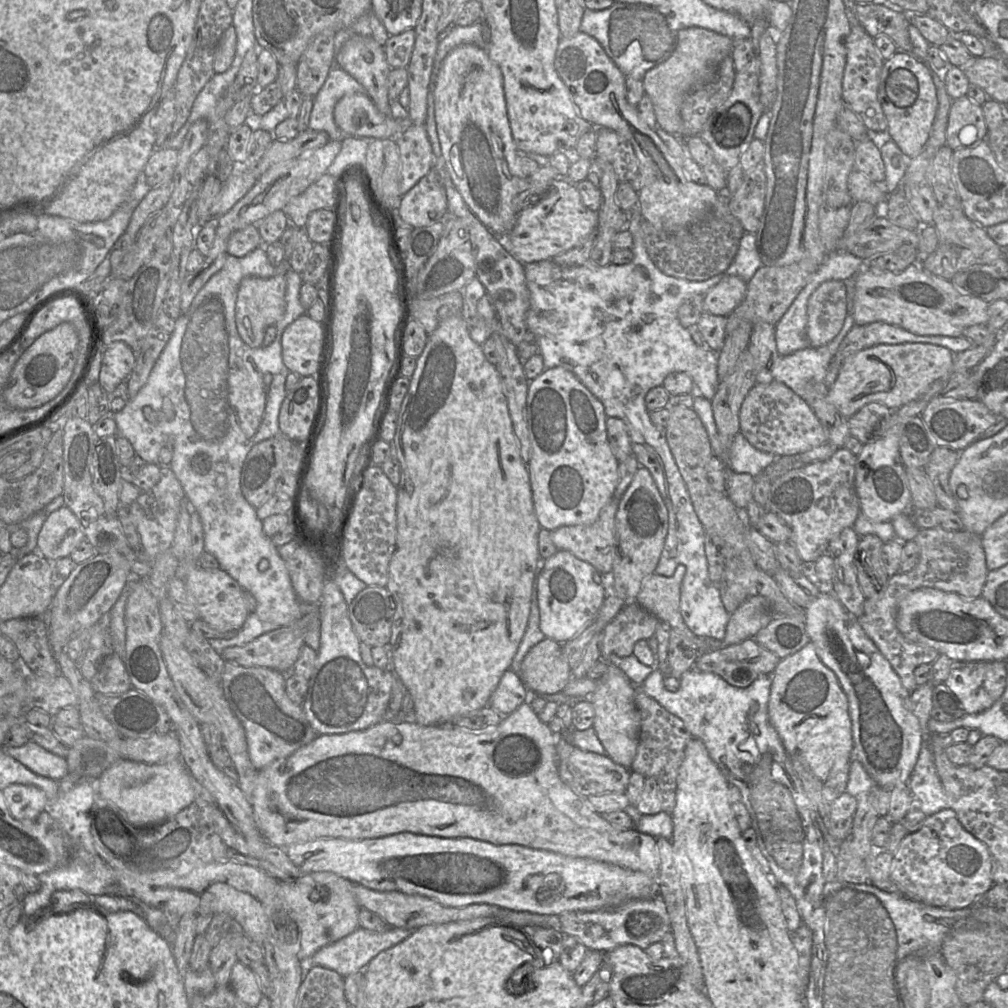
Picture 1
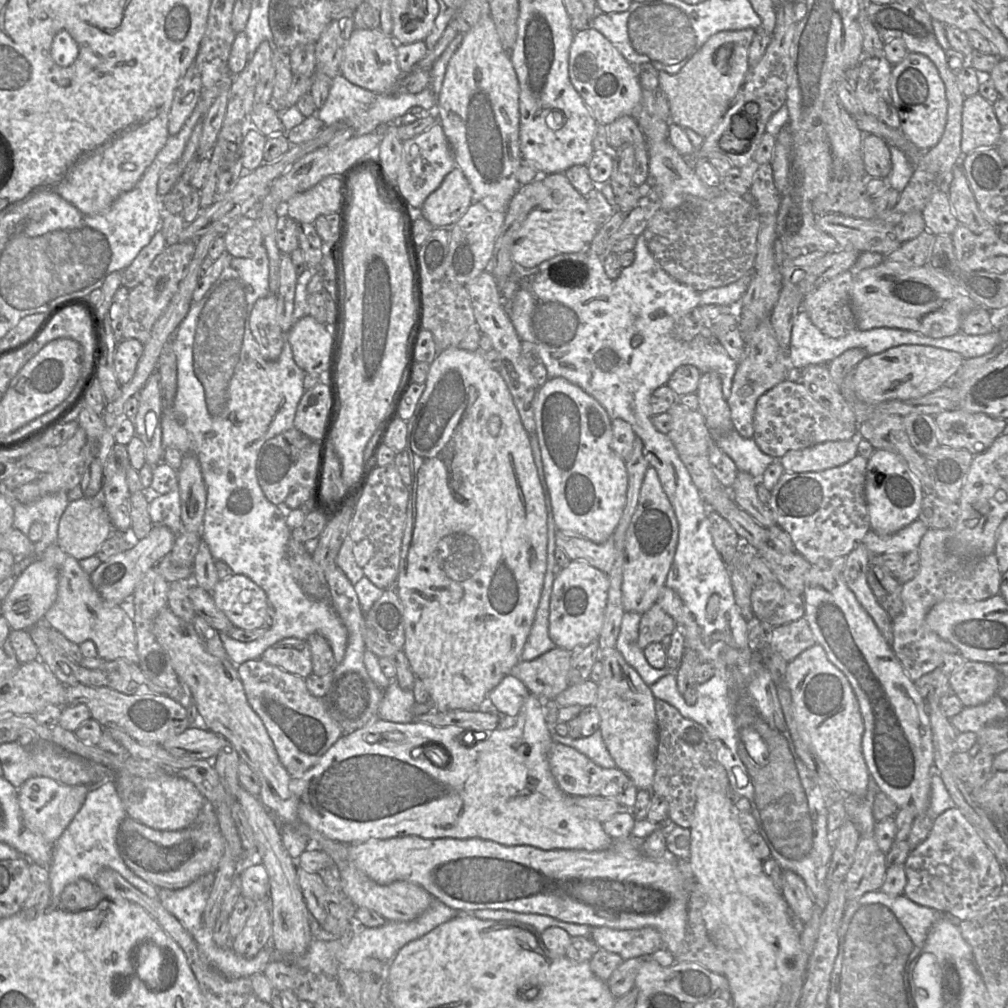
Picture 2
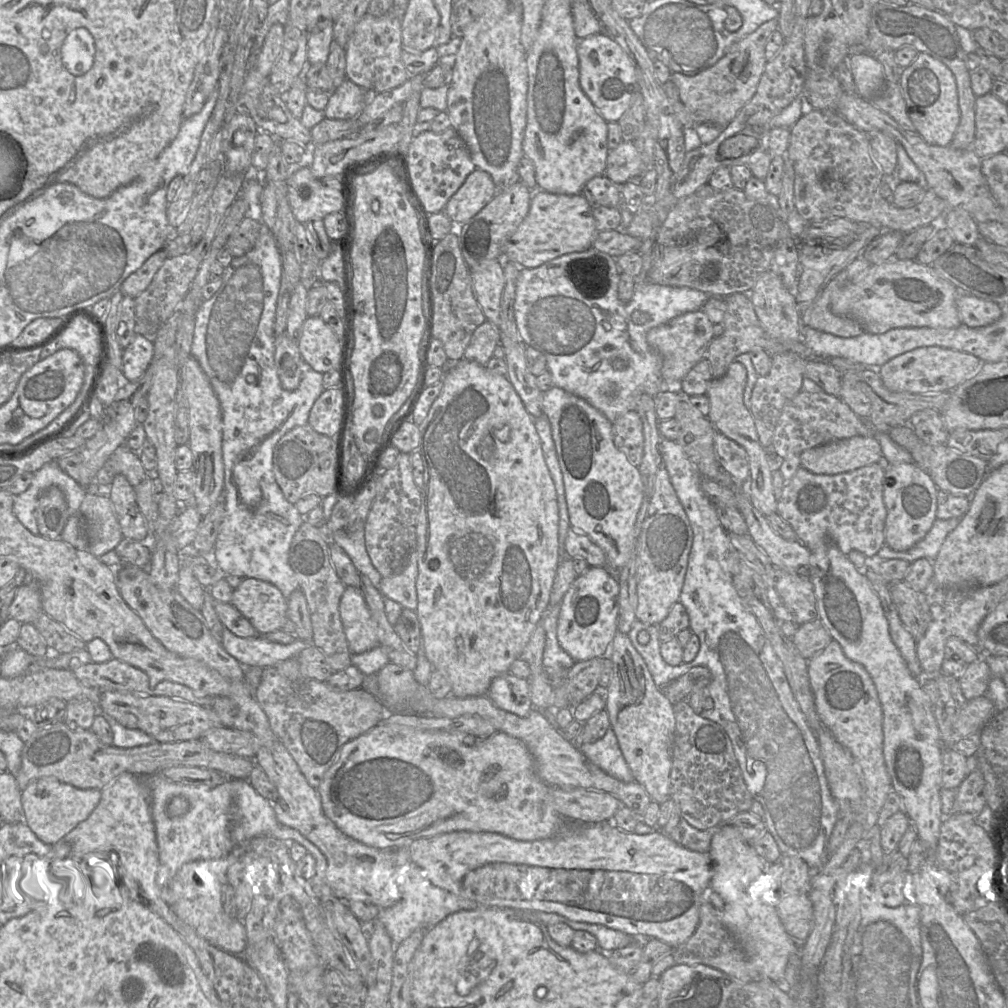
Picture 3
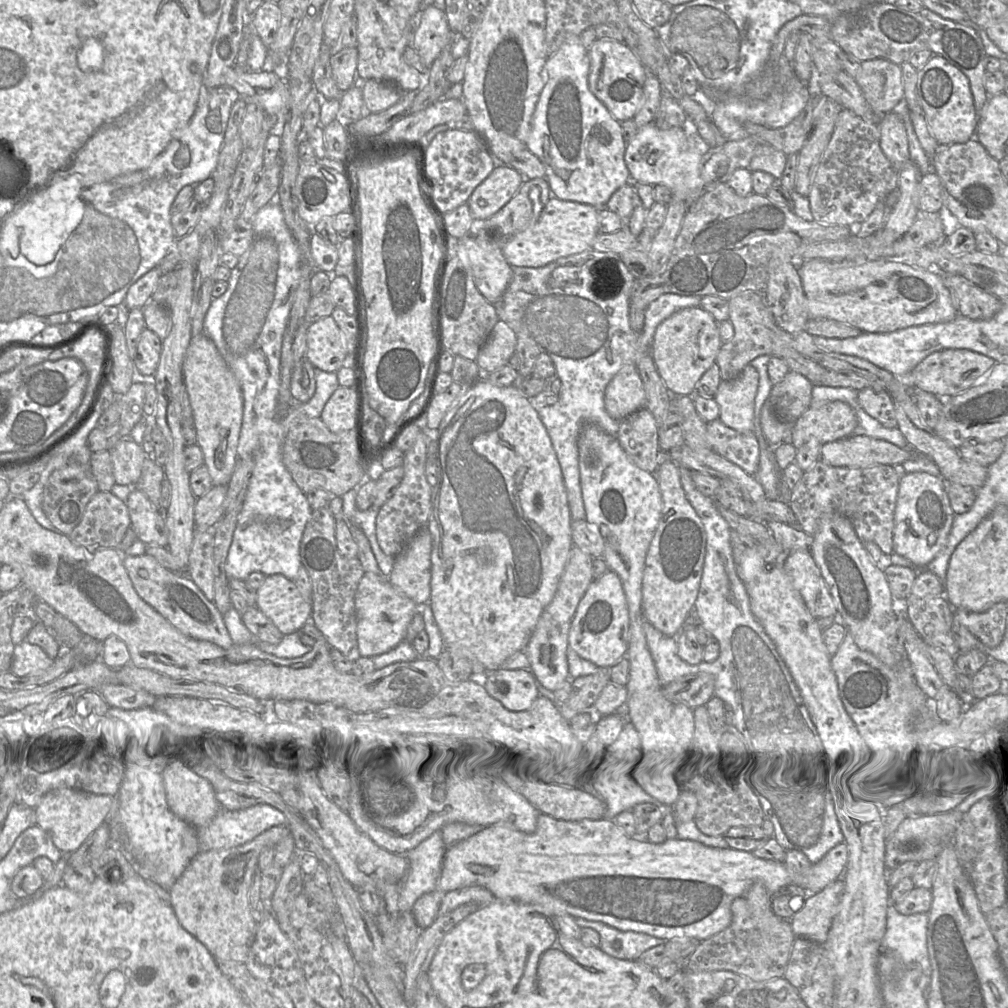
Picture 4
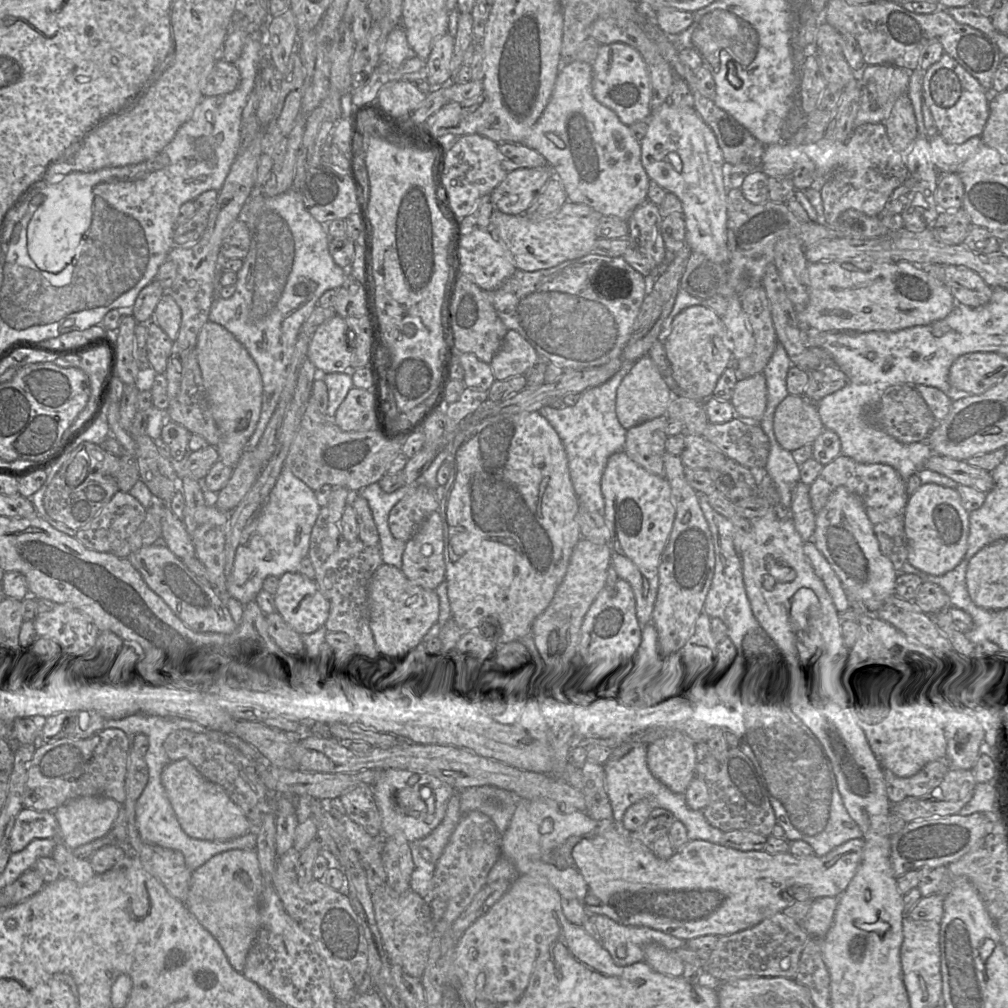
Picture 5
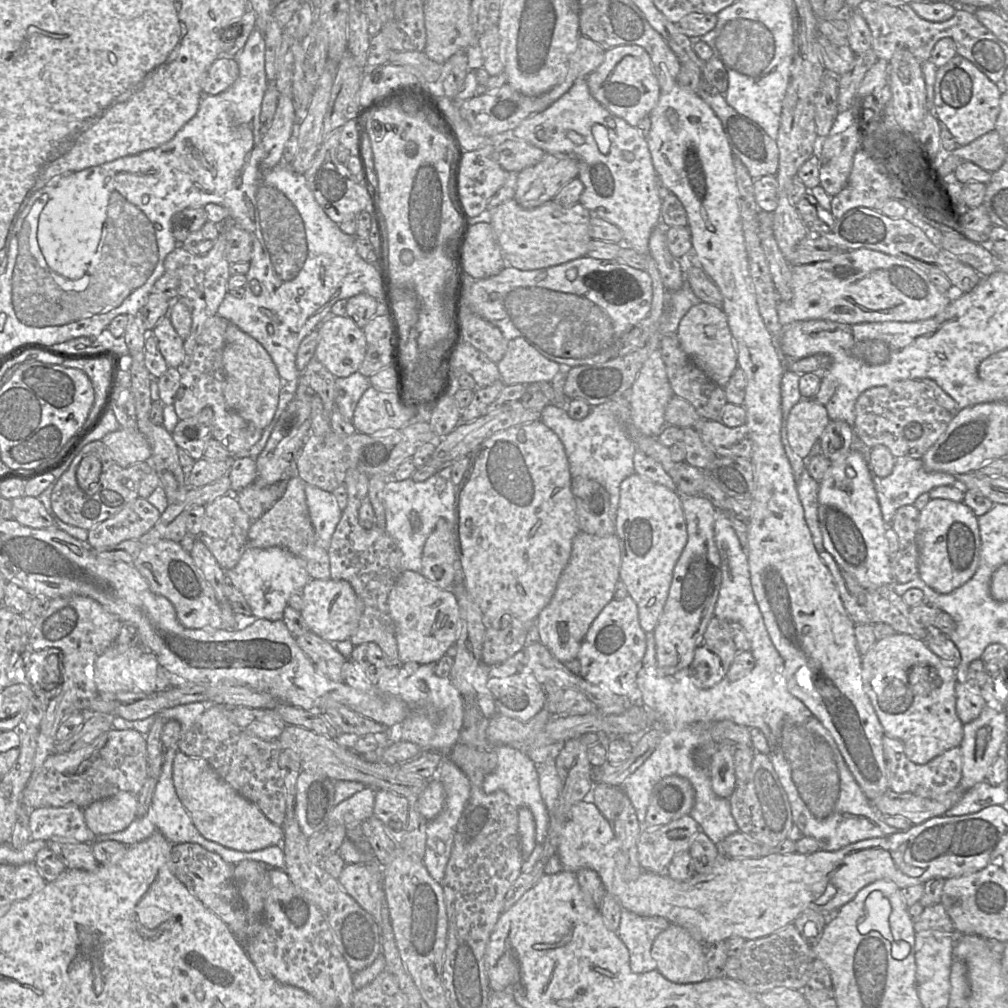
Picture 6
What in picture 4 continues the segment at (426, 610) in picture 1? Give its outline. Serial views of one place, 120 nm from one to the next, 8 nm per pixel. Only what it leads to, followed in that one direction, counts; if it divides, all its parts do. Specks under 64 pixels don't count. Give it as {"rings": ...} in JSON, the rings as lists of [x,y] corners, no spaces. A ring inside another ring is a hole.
{"rings":[[[486,380],[478,381],[474,385],[471,385],[467,392],[457,401],[457,403],[447,412],[445,417],[443,418],[440,426],[437,429],[437,457],[439,459],[440,464],[440,475],[439,480],[435,486],[432,487],[432,496],[431,496],[431,514],[429,516],[428,522],[426,526],[428,527],[431,536],[432,536],[432,550],[431,550],[431,581],[430,588],[431,594],[429,599],[429,604],[431,606],[433,616],[437,626],[440,630],[442,639],[444,641],[444,648],[449,647],[464,647],[472,653],[476,660],[484,667],[485,672],[494,671],[501,668],[502,663],[511,657],[513,654],[524,650],[533,634],[533,631],[537,625],[537,622],[544,611],[544,609],[550,604],[553,600],[557,588],[560,582],[560,579],[565,570],[569,554],[571,549],[573,548],[573,540],[572,540],[572,518],[570,515],[570,509],[568,505],[567,493],[563,481],[563,476],[560,468],[560,464],[557,459],[556,452],[553,448],[551,438],[547,432],[546,427],[542,423],[538,412],[537,406],[535,406],[534,401],[528,399],[523,393],[521,393],[518,389],[518,383],[514,386],[509,387],[499,387],[492,385]]]}

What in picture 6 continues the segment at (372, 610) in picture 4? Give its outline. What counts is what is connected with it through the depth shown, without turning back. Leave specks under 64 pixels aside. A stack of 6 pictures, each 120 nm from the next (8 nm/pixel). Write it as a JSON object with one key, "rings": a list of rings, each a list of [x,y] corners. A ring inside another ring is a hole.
{"rings":[[[418,572],[401,573],[388,596],[391,619],[395,626],[399,662],[437,663],[459,637],[459,605],[450,589],[441,589]]]}

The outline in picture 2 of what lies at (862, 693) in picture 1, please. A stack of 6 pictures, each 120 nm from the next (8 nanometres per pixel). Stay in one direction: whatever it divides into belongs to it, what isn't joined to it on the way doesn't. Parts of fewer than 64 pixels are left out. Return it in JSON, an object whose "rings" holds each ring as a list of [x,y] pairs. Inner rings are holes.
{"rings":[[[811,565],[806,575],[803,599],[804,619],[817,644],[824,648],[829,661],[846,676],[859,702],[864,723],[862,752],[871,778],[879,791],[888,795],[899,808],[913,809],[916,816],[926,813],[930,803],[931,779],[936,769],[931,722],[925,699],[907,676],[873,619],[847,586],[842,573],[833,572],[829,565]]]}

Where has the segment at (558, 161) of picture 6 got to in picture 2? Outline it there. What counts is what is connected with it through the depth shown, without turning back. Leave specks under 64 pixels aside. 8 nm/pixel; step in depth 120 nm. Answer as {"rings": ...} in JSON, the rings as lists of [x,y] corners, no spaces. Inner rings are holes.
{"rings":[[[455,167],[426,198],[419,214],[434,227],[452,226],[473,202],[473,190],[467,178],[461,169]]]}

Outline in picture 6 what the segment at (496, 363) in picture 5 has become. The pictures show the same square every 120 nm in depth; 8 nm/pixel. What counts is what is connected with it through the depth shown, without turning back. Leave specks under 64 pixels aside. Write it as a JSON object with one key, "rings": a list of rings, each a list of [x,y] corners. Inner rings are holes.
{"rings":[[[522,337],[508,341],[506,353],[497,366],[505,385],[550,383],[560,371],[567,373],[571,369],[545,358]]]}

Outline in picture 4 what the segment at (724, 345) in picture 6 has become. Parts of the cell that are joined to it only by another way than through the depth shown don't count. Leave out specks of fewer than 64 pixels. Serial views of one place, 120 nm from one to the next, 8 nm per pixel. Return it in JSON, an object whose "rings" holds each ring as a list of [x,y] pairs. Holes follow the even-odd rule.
{"rings":[[[697,306],[678,311],[657,327],[651,355],[660,377],[672,394],[693,396],[701,376],[715,364],[722,345],[718,324],[709,312]]]}

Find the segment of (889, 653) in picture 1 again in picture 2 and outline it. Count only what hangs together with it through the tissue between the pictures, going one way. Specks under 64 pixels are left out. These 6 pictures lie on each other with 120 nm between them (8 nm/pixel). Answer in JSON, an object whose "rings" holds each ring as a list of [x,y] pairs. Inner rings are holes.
{"rings":[[[929,528],[918,546],[920,565],[916,576],[902,583],[903,609],[892,619],[893,642],[890,645],[907,676],[914,682],[933,672],[944,654],[959,653],[956,647],[940,638],[926,624],[930,609],[943,601],[976,602],[999,595],[1002,573],[994,554],[956,553],[951,529]]]}

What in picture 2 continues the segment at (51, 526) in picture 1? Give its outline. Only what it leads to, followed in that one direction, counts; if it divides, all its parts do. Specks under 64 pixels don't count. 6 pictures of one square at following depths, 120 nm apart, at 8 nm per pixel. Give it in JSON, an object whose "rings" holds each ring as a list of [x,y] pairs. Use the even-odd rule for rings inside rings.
{"rings":[[[102,499],[70,501],[60,518],[56,544],[77,560],[95,556],[115,527]]]}

